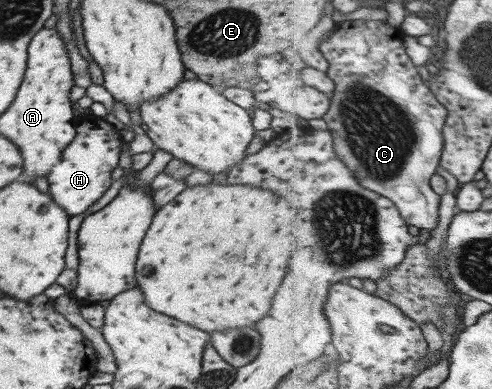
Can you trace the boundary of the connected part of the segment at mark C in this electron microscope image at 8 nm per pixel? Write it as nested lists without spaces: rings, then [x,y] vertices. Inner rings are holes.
[[[357,19],[355,21],[342,22],[333,33],[321,42],[320,50],[323,52],[323,56],[330,62],[328,75],[336,84],[335,92],[331,97],[332,103],[329,112],[324,116],[322,125],[334,132],[335,148],[339,146],[337,150],[341,150],[341,152],[337,152],[337,156],[339,156],[339,160],[343,160],[349,166],[349,170],[355,174],[355,178],[359,180],[359,184],[393,200],[407,225],[429,231],[433,236],[433,231],[437,230],[440,226],[442,196],[432,187],[432,178],[433,175],[437,174],[437,168],[441,164],[445,150],[444,128],[448,118],[448,108],[435,96],[435,93],[429,88],[428,84],[423,81],[419,70],[415,67],[416,64],[413,63],[410,56],[407,56],[407,48],[403,46],[405,44],[405,37],[407,36],[399,27],[395,28],[395,26],[391,26],[386,21]]]

